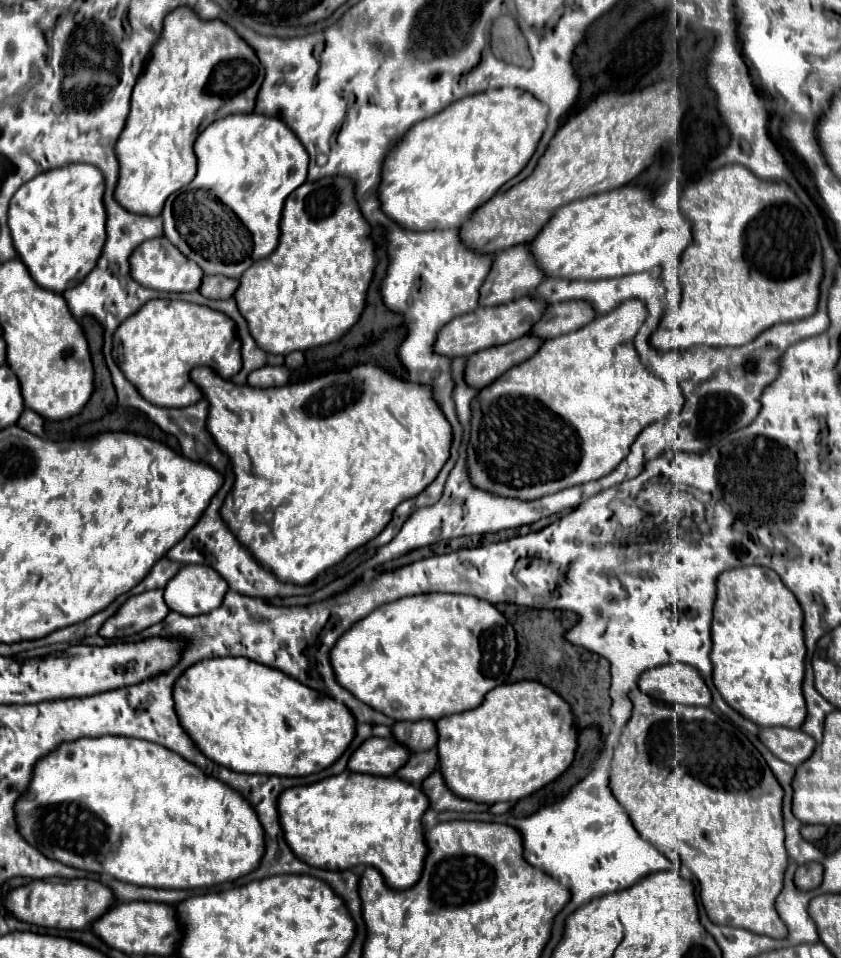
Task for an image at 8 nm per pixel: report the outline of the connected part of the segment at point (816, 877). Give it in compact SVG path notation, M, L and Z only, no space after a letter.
M812 861L808 865L800 865L794 877L794 883L798 889L808 891L808 889L816 889L822 883L822 875L824 875L824 867L818 861Z

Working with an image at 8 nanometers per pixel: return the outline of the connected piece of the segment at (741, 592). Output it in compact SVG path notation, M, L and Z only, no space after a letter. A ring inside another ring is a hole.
M738 567L724 571L718 577L718 597L714 603L712 619L712 665L714 665L714 685L726 699L726 703L736 709L746 719L758 723L760 727L790 727L800 729L806 721L806 701L802 693L804 683L804 613L794 597L782 583L782 579L766 567Z

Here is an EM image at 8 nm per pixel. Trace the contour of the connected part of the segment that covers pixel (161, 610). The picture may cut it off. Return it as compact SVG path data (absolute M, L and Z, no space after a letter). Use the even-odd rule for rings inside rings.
M164 589L146 591L142 595L130 597L114 617L110 617L102 629L102 637L130 637L134 633L140 633L158 621L162 621L170 609L164 601Z

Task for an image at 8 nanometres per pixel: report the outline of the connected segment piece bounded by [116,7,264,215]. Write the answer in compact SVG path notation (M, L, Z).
M178 7L174 9L166 19L164 19L164 31L162 31L162 37L160 41L154 45L152 49L152 55L150 55L150 61L142 73L142 77L138 79L136 87L134 87L134 93L132 93L132 111L128 115L128 123L118 139L118 145L116 145L116 155L118 155L118 163L120 163L120 181L118 181L118 187L116 187L116 201L120 201L120 205L124 205L124 209L132 211L132 213L144 213L144 215L160 215L162 211L162 205L164 201L178 189L182 189L184 185L188 185L194 177L196 177L196 167L198 167L198 161L196 161L196 153L194 153L194 141L196 137L210 125L214 123L216 119L222 119L226 115L234 115L234 113L250 113L254 111L256 107L256 95L260 91L260 85L264 81L264 65L260 63L260 59L256 57L256 51L230 27L226 25L224 21L220 19L212 19L212 21L204 21L200 17L196 17L196 13L188 7Z

